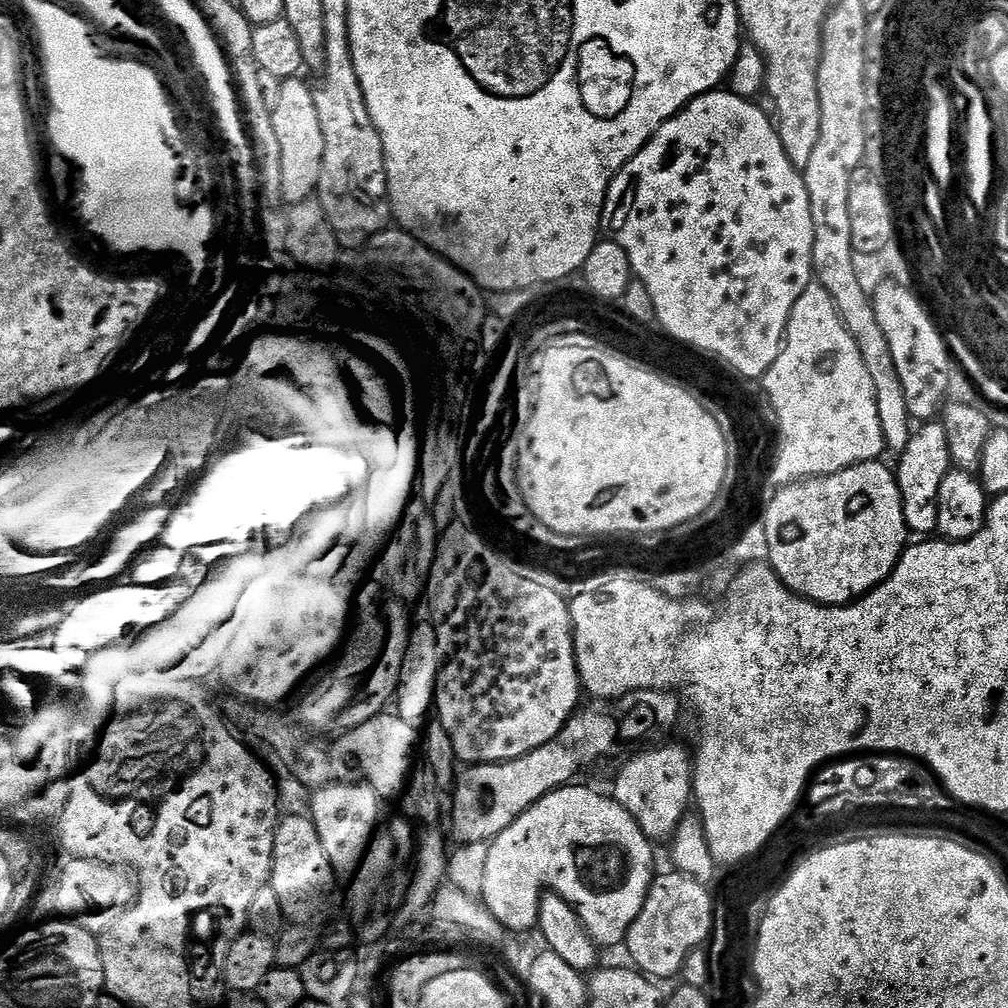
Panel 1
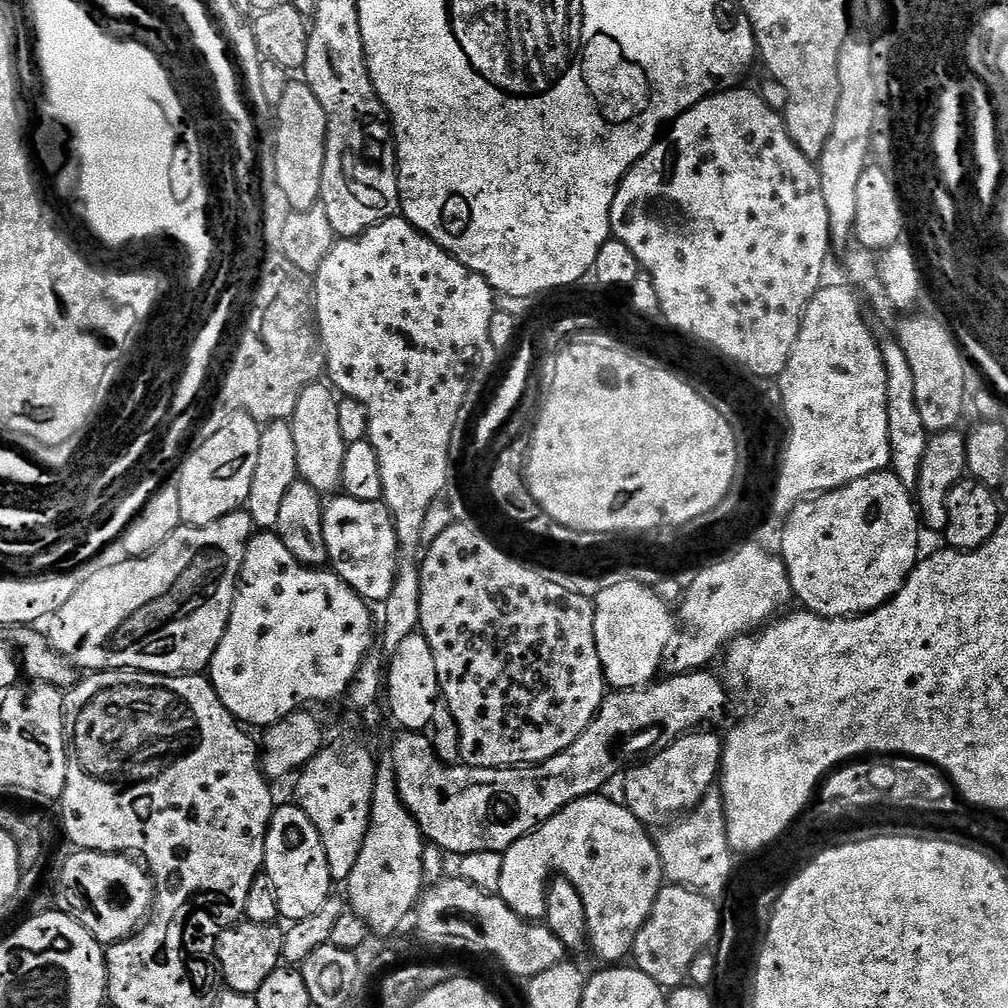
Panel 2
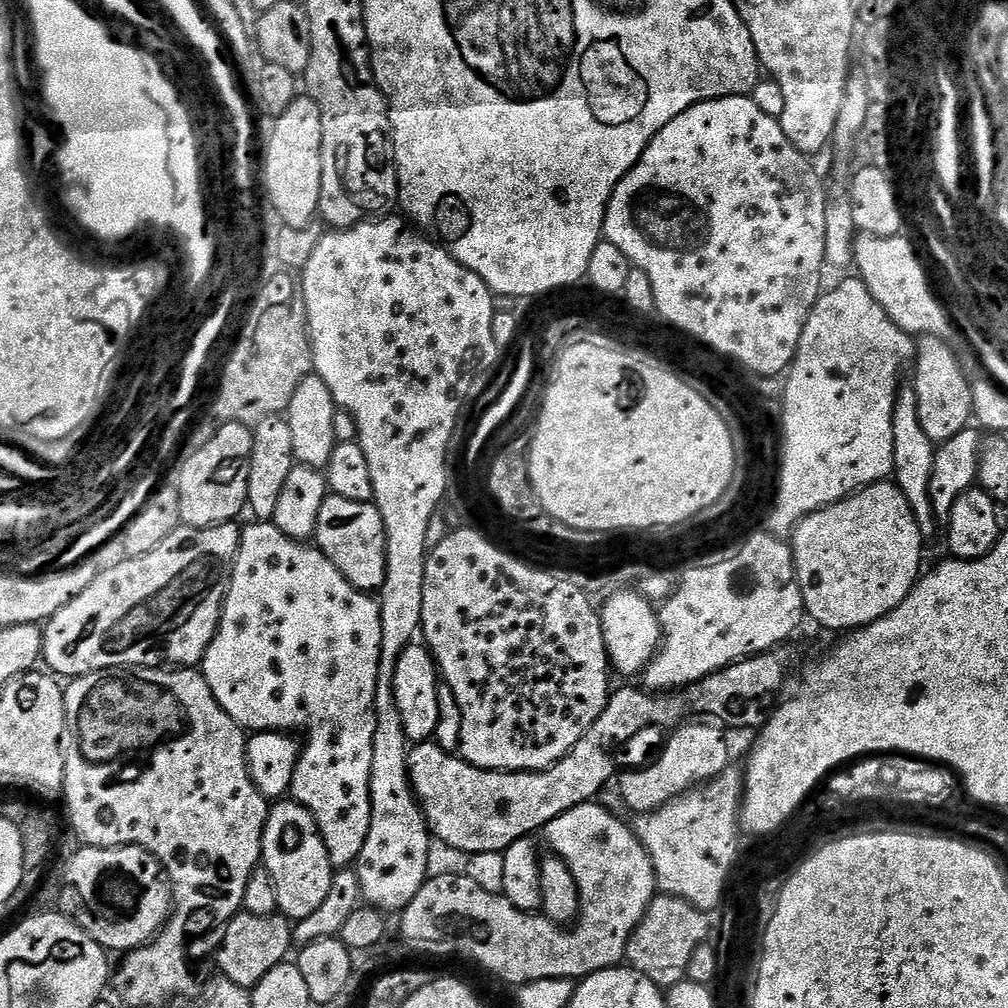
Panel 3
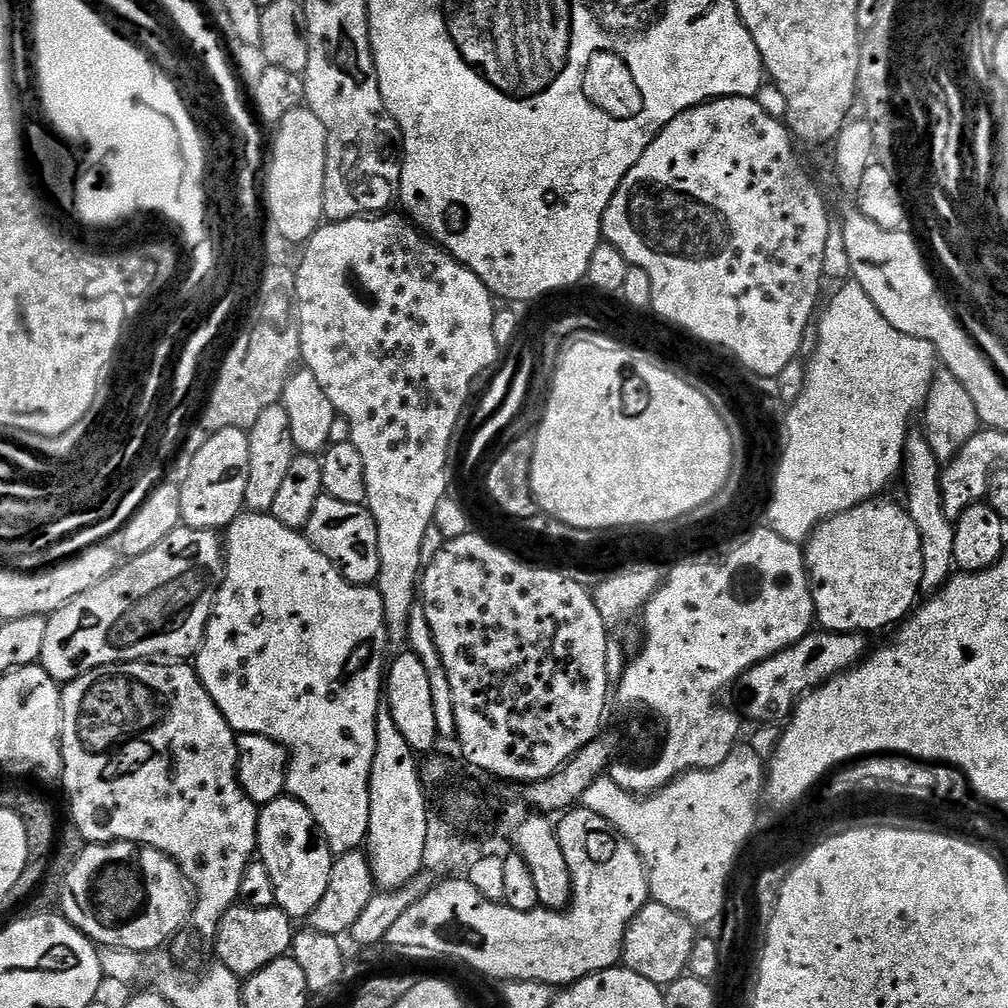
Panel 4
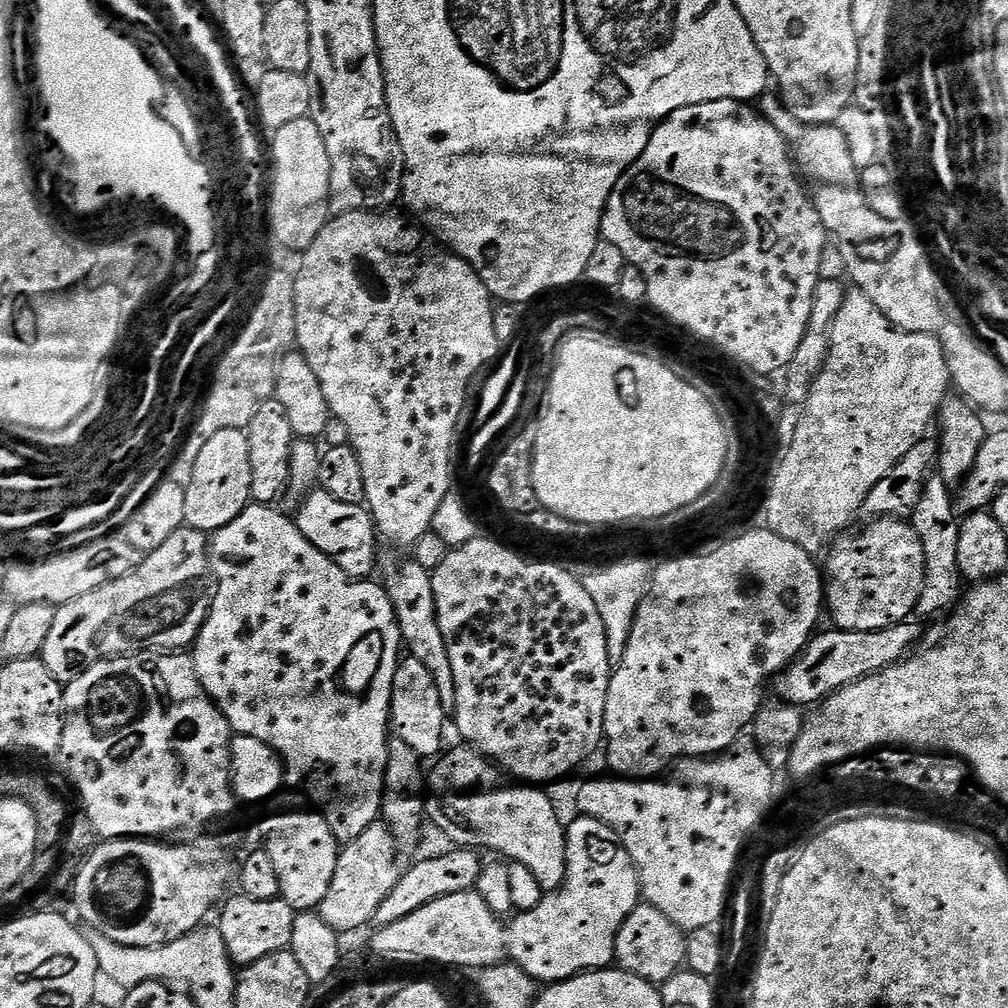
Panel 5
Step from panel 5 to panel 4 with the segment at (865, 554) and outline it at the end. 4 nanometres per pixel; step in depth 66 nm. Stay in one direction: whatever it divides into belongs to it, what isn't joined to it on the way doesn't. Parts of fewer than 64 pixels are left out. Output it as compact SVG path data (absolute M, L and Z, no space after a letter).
M873 498L865 504L859 504L851 508L849 512L843 512L837 516L832 516L829 520L823 520L811 536L803 545L804 564L808 568L808 585L812 588L812 601L816 611L815 623L826 632L863 632L873 634L880 632L883 628L899 625L917 607L918 599L921 595L920 583L922 582L922 542L918 538L918 526L910 518L907 507L891 504L885 498Z

